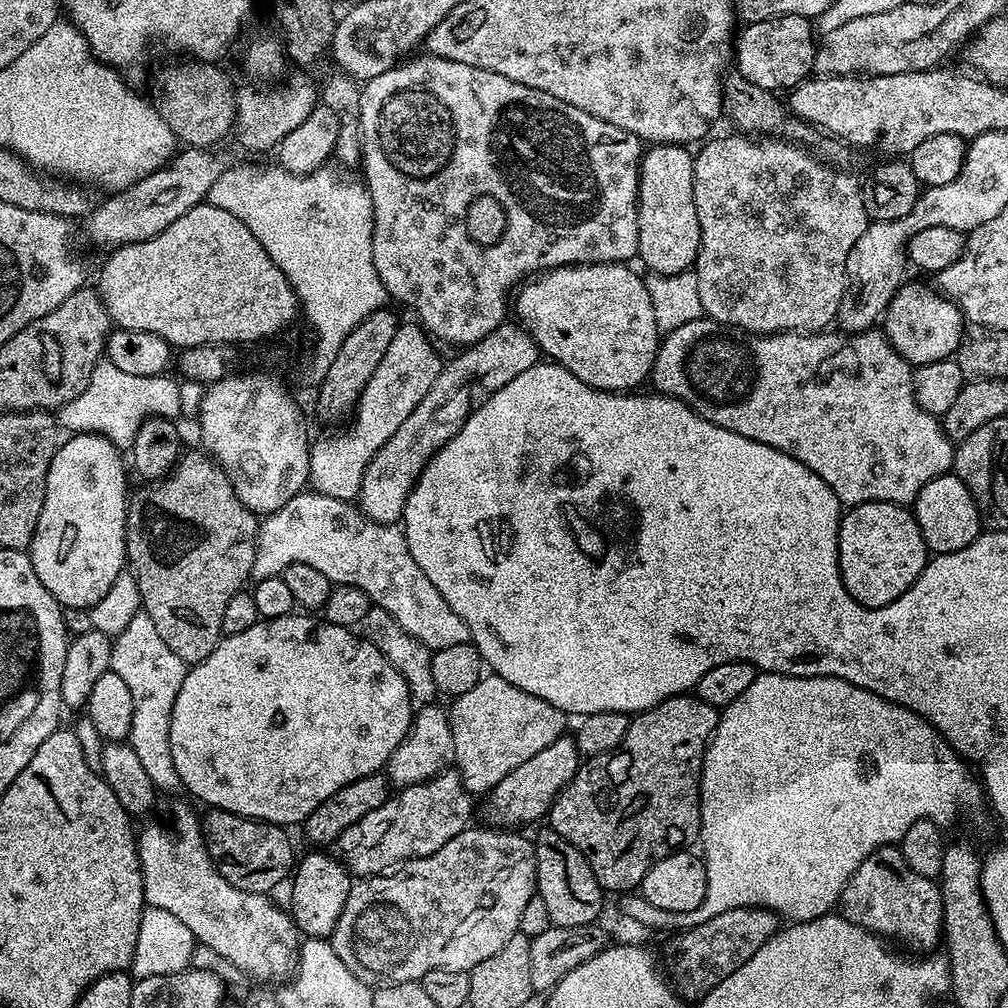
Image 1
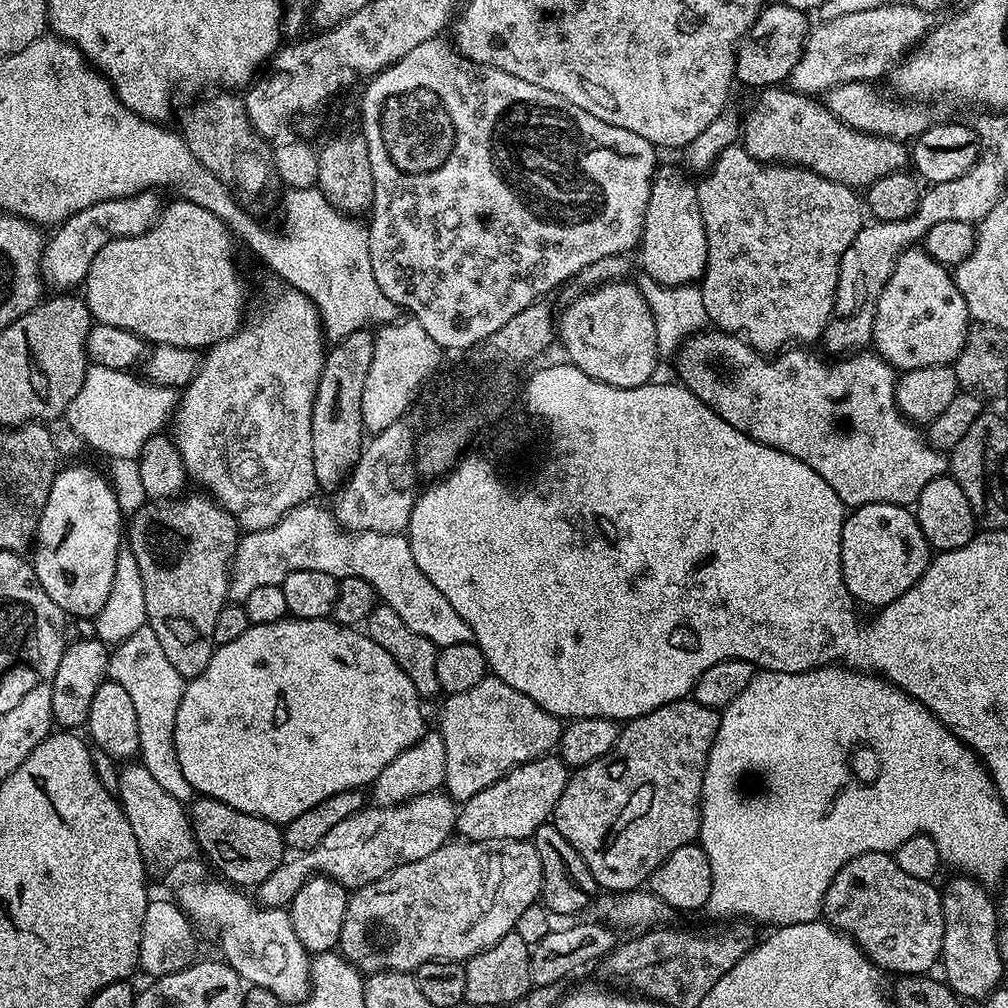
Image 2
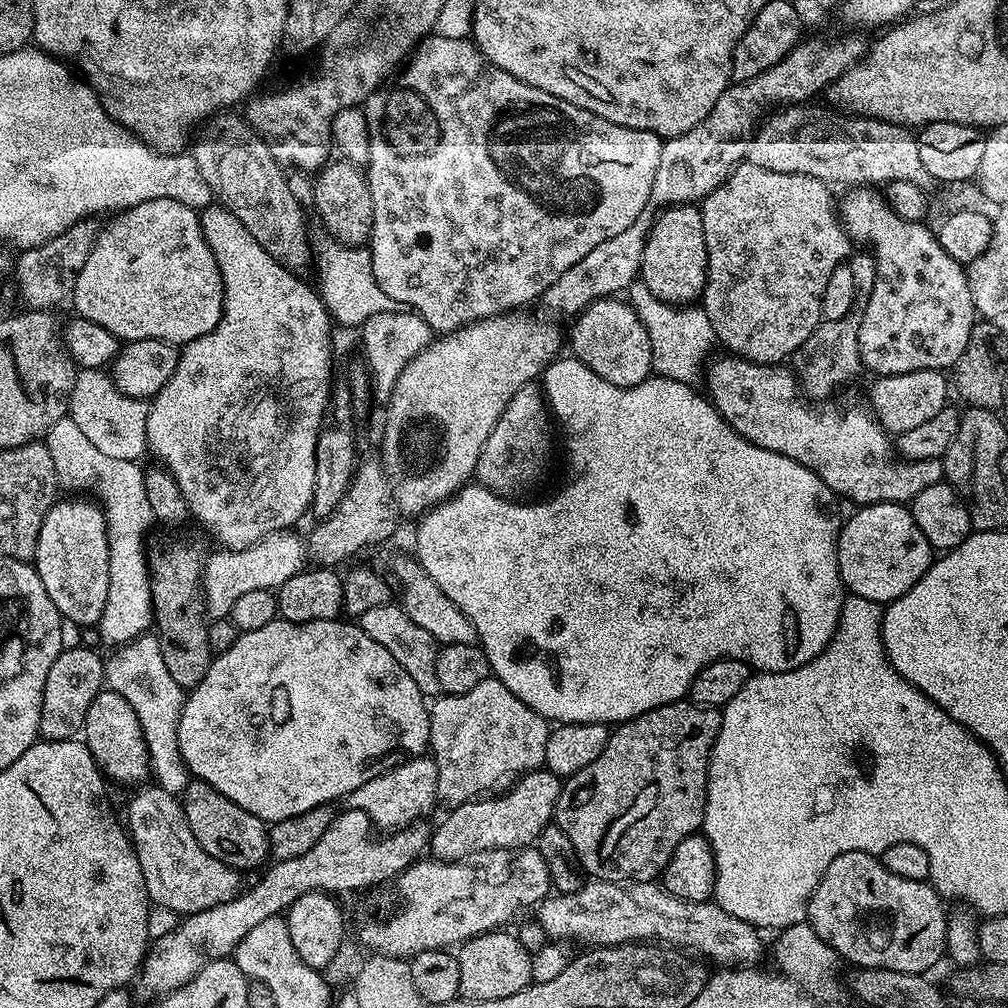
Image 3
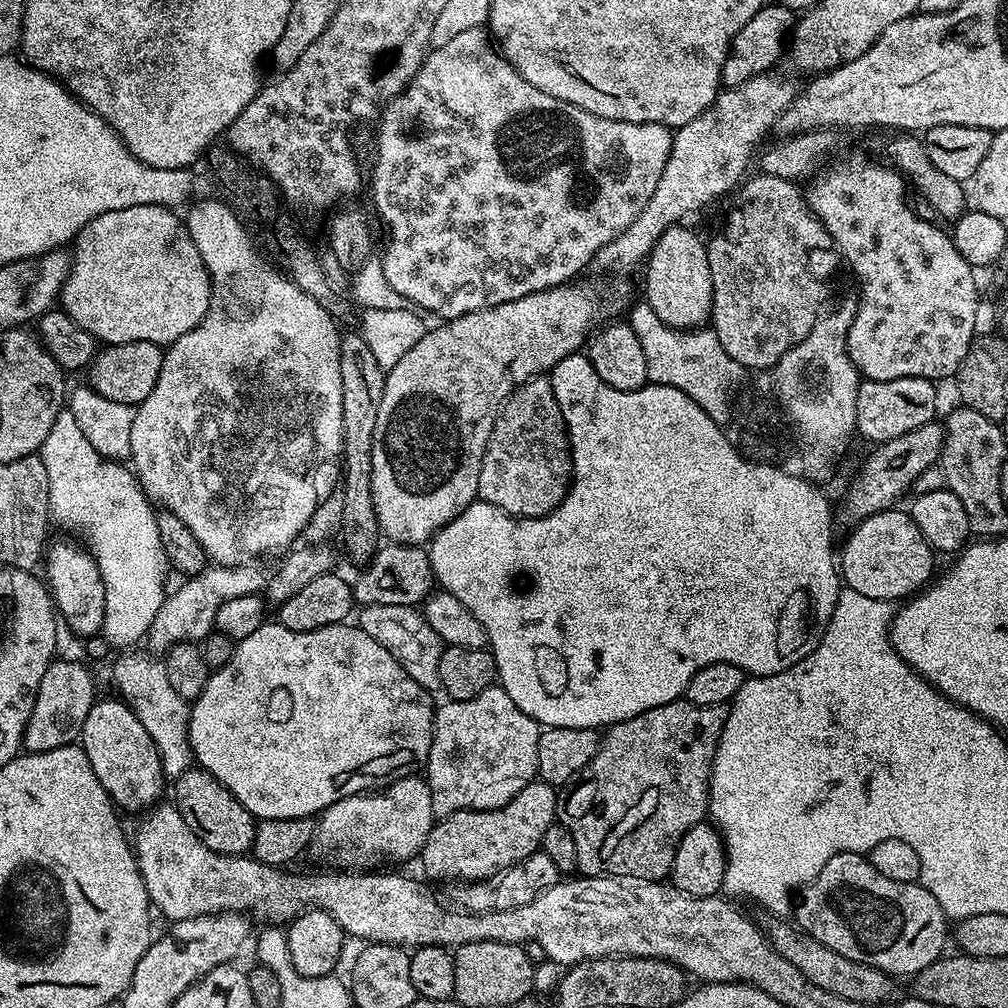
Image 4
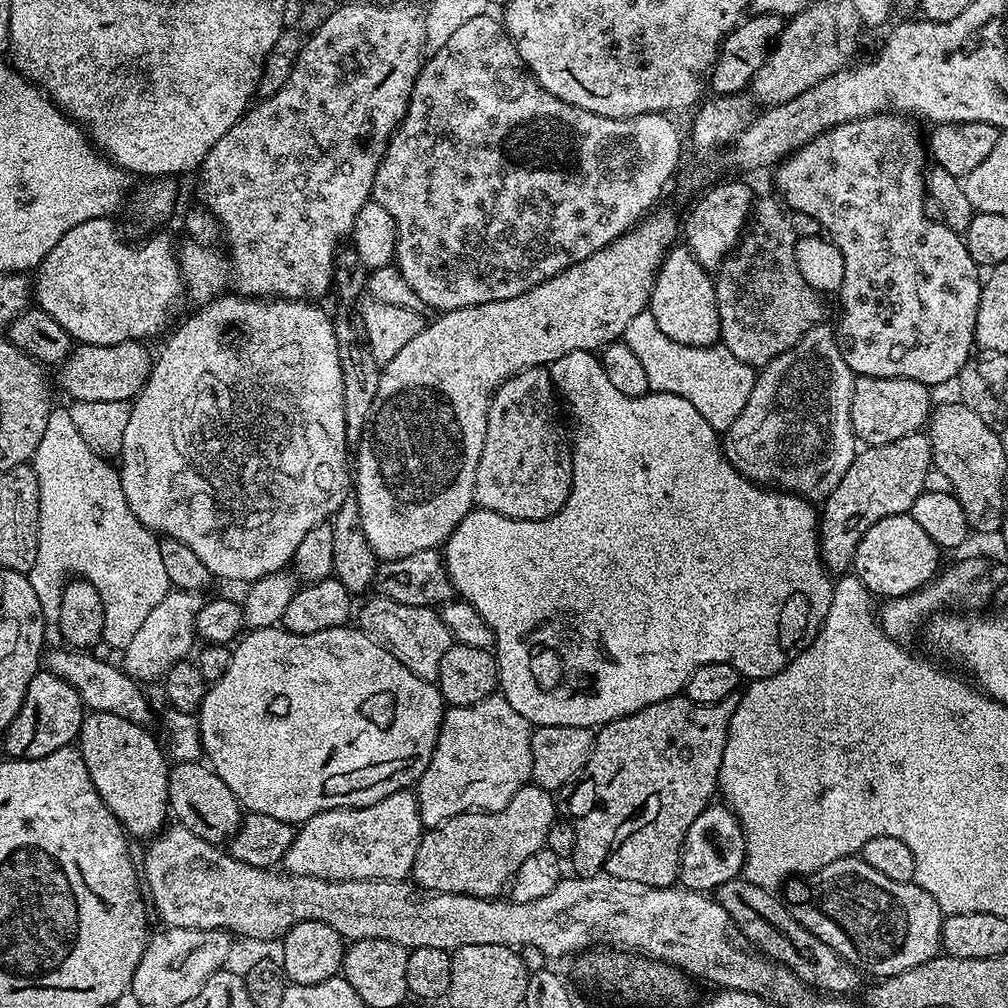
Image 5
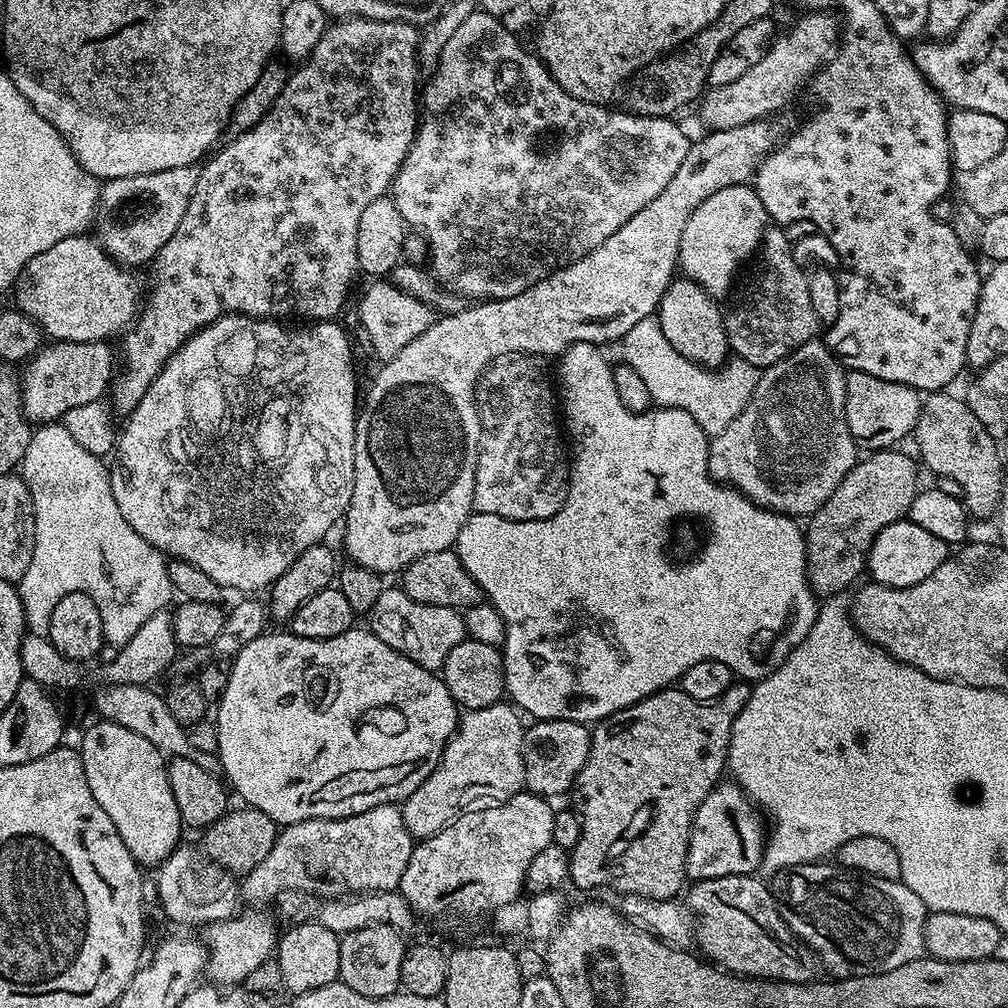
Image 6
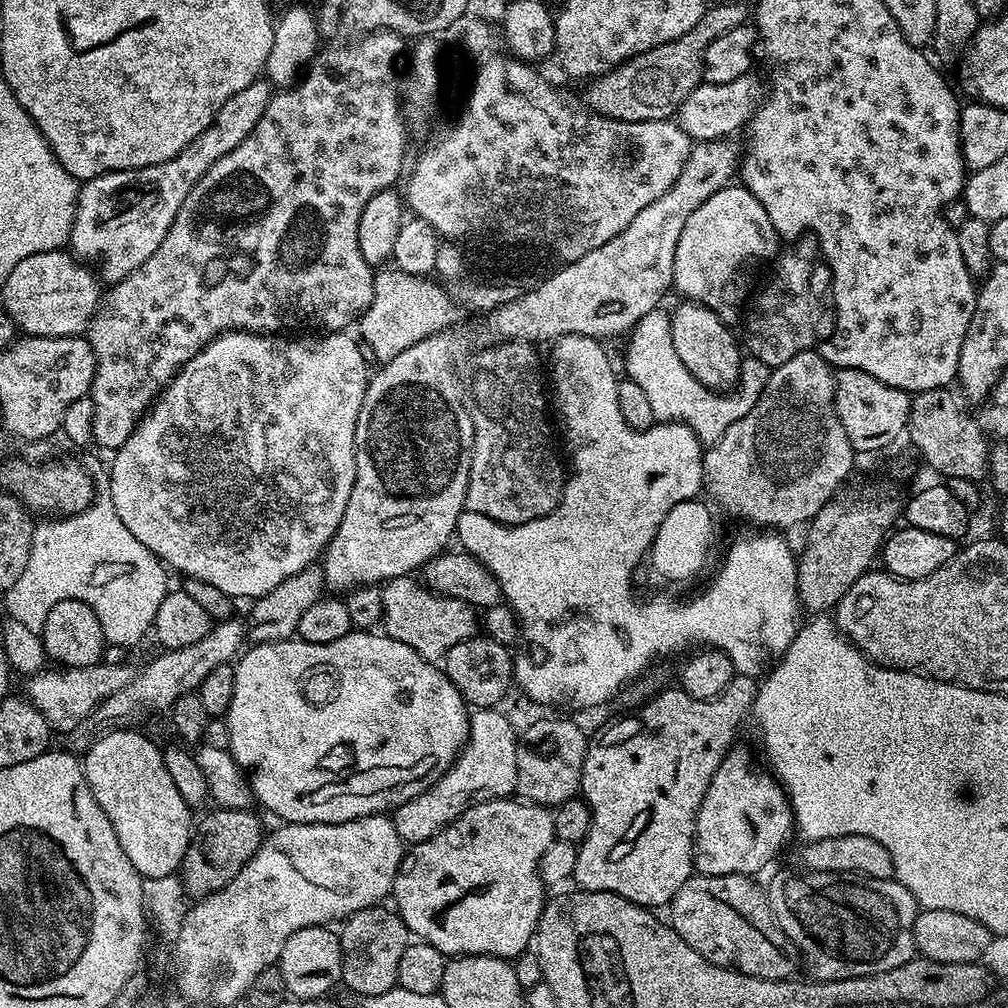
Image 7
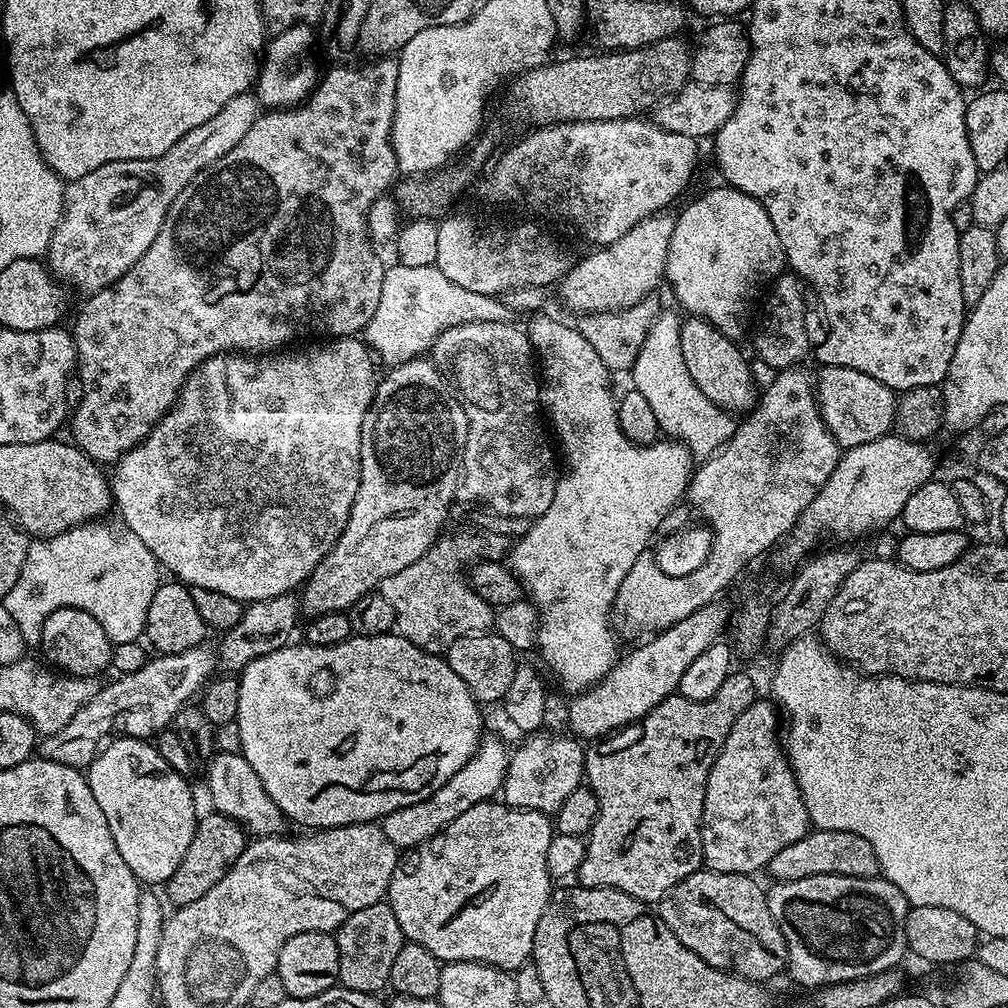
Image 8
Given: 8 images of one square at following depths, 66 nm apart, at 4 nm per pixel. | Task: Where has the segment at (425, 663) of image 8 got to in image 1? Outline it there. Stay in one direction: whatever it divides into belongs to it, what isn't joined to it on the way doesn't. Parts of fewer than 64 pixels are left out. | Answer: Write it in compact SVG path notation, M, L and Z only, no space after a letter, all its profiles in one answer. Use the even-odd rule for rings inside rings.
M293 614L273 620L262 618L250 626L250 630L242 630L242 634L224 636L220 645L205 660L187 669L170 718L171 757L174 758L174 770L178 770L183 791L197 796L202 803L208 804L204 806L209 809L221 808L251 820L264 820L268 824L299 825L316 807L326 802L334 790L342 790L342 786L350 786L350 782L358 782L358 778L377 775L387 765L394 750L398 750L398 746L407 738L414 705L406 678L402 678L402 674L390 666L382 650L378 650L378 646L374 646L363 635L350 628L334 626L323 618L315 620L312 616L315 615Z

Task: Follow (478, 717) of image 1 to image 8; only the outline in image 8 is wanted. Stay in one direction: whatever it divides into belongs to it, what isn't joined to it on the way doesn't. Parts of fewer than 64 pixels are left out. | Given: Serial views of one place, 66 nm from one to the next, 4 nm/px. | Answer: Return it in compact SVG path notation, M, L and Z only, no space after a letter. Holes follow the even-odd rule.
M481 739L480 746L470 758L470 762L466 762L466 766L462 766L462 770L458 770L458 774L451 776L446 782L446 786L434 790L434 794L430 794L430 798L426 798L422 802L414 802L414 806L394 810L389 816L383 817L382 827L386 838L390 838L390 842L394 842L397 850L413 848L434 838L434 834L438 834L450 822L454 822L454 818L458 818L458 814L466 814L466 810L470 810L470 806L478 806L491 801L495 797L492 795L495 792L497 795L503 789L509 755L509 749L507 747L504 749L502 741Z

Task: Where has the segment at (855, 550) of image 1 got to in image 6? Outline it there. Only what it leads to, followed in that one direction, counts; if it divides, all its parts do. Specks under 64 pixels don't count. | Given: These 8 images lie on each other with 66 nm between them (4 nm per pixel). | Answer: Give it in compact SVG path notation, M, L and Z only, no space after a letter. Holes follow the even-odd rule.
M905 518L886 526L886 530L876 535L868 551L866 572L877 584L905 588L922 582L922 578L930 578L930 574L934 574L934 570L938 570L938 566L942 566L949 555L950 545L942 542L942 538L934 538L934 534L929 534L922 530L922 526Z

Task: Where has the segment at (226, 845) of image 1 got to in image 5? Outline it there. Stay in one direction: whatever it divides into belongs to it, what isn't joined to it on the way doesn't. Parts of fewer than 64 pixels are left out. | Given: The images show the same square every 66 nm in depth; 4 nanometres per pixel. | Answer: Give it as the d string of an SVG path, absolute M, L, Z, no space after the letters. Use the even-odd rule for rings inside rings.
M199 759L176 762L169 767L168 811L175 823L190 830L190 834L198 834L198 838L217 846L231 841L242 819L242 805L236 795L228 789L226 782L222 782L222 778L218 778L211 766Z

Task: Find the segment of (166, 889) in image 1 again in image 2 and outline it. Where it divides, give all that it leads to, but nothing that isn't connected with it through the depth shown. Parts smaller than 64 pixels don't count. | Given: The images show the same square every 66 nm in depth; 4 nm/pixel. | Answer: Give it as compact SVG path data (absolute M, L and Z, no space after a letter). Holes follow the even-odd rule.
M215 879L186 881L174 894L181 911L197 929L205 928L220 939L219 955L245 985L271 990L278 994L281 1005L303 1005L312 991L312 961L294 934L290 914L284 908L263 907L251 895Z

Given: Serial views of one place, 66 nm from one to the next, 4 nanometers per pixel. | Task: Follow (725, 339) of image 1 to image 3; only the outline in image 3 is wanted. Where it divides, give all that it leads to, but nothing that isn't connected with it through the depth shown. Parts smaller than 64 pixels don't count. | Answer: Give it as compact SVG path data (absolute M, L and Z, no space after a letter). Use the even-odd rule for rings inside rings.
M723 355L716 361L713 359L706 368L706 395L720 417L750 443L786 458L794 458L794 462L818 474L818 478L822 478L837 497L844 499L845 496L856 506L907 505L918 498L922 490L944 480L943 459L892 460L893 441L867 407L848 408L841 416L811 408L804 404L808 402L791 367L755 364L740 356Z

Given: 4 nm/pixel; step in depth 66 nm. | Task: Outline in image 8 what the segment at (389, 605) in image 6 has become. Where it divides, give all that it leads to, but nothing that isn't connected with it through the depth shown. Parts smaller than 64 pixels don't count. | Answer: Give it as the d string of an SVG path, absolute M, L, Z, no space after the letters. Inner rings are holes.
M468 532L448 535L441 535L429 552L422 554L422 558L410 562L404 570L398 570L398 574L390 574L390 578L383 580L378 589L386 602L394 606L398 635L414 642L414 646L422 650L437 654L447 653L449 644L458 638L477 636L493 627L493 606L474 594L464 571L484 560L499 561L500 555L503 552L505 555L510 548L510 540L496 532L489 536L471 536Z

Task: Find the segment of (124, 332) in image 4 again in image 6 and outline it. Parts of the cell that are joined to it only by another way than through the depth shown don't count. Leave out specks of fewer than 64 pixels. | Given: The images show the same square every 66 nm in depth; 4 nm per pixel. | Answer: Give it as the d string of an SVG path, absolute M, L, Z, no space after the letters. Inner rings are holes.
M88 234L62 238L50 250L34 254L30 262L20 271L20 278L14 285L16 292L15 307L29 316L44 332L45 337L53 341L66 342L104 342L108 336L119 337L135 321L142 307L140 280L135 271L121 266L104 251L99 239L88 237Z

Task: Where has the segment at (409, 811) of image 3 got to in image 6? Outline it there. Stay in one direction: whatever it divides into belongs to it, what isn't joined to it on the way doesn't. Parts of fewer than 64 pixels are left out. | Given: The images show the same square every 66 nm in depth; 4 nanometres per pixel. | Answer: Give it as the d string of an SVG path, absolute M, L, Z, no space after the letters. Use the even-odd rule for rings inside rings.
M394 804L374 806L362 814L337 820L303 820L297 824L285 824L277 831L274 850L270 850L266 859L258 862L258 866L243 877L242 892L252 900L272 900L283 892L319 894L324 898L355 896L361 892L390 892L399 889L413 847L414 841L406 830L406 822L402 822L399 807Z

